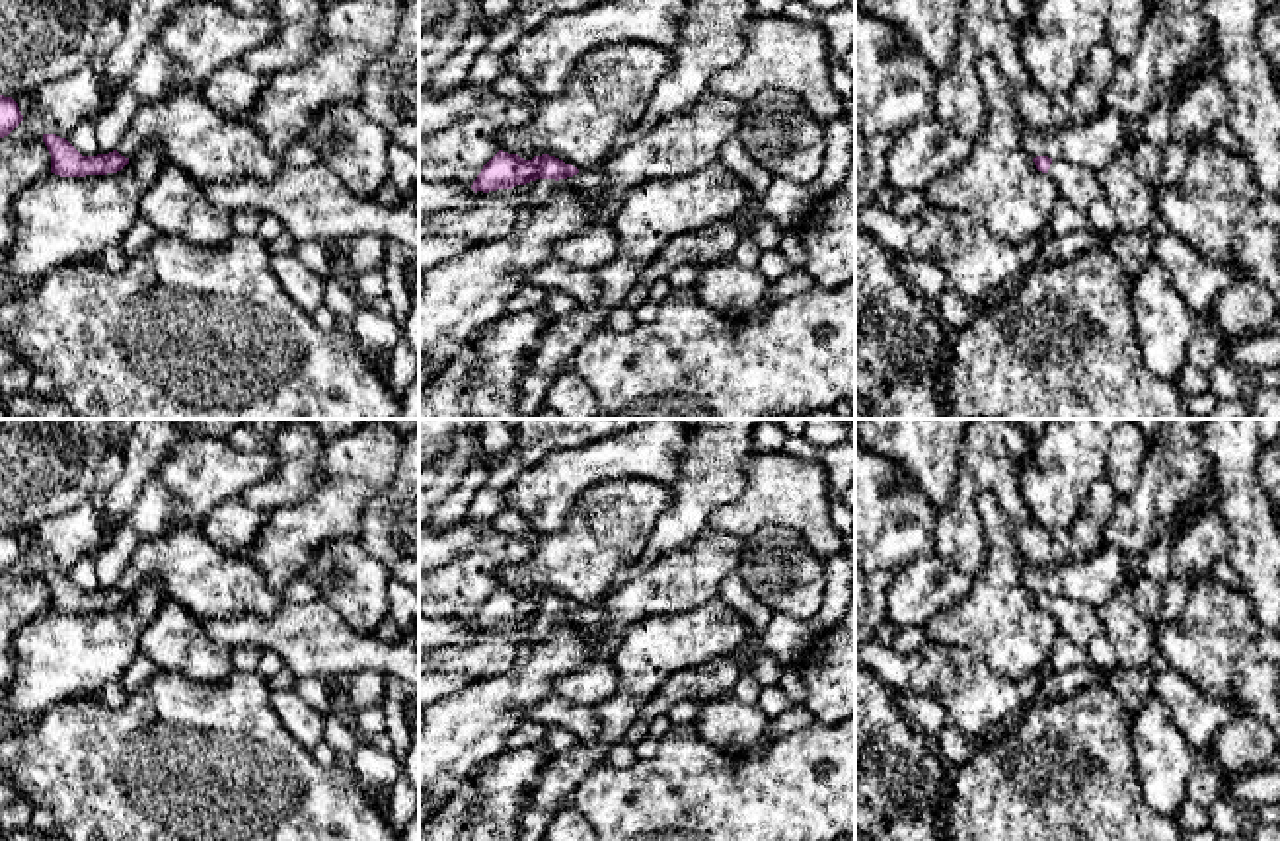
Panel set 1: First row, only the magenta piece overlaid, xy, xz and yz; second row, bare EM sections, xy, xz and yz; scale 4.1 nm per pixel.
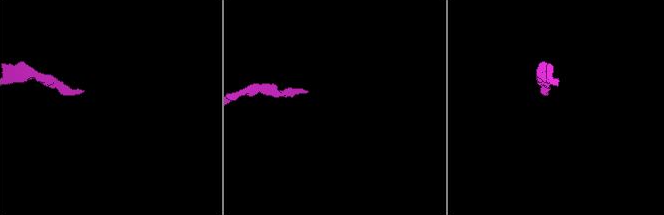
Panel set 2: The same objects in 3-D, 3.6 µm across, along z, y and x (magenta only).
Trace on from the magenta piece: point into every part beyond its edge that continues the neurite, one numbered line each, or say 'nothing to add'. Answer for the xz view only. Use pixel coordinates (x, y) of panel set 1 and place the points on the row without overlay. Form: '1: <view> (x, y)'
1: xz (542, 627)

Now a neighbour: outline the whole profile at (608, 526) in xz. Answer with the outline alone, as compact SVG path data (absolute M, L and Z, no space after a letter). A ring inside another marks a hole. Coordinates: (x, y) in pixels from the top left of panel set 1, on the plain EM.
M653 479L600 481L577 496L561 530L540 533L532 555L522 563L501 567L495 578L508 590L549 590L579 607L594 605L608 594L614 576L643 555L657 518L672 500L672 487Z

